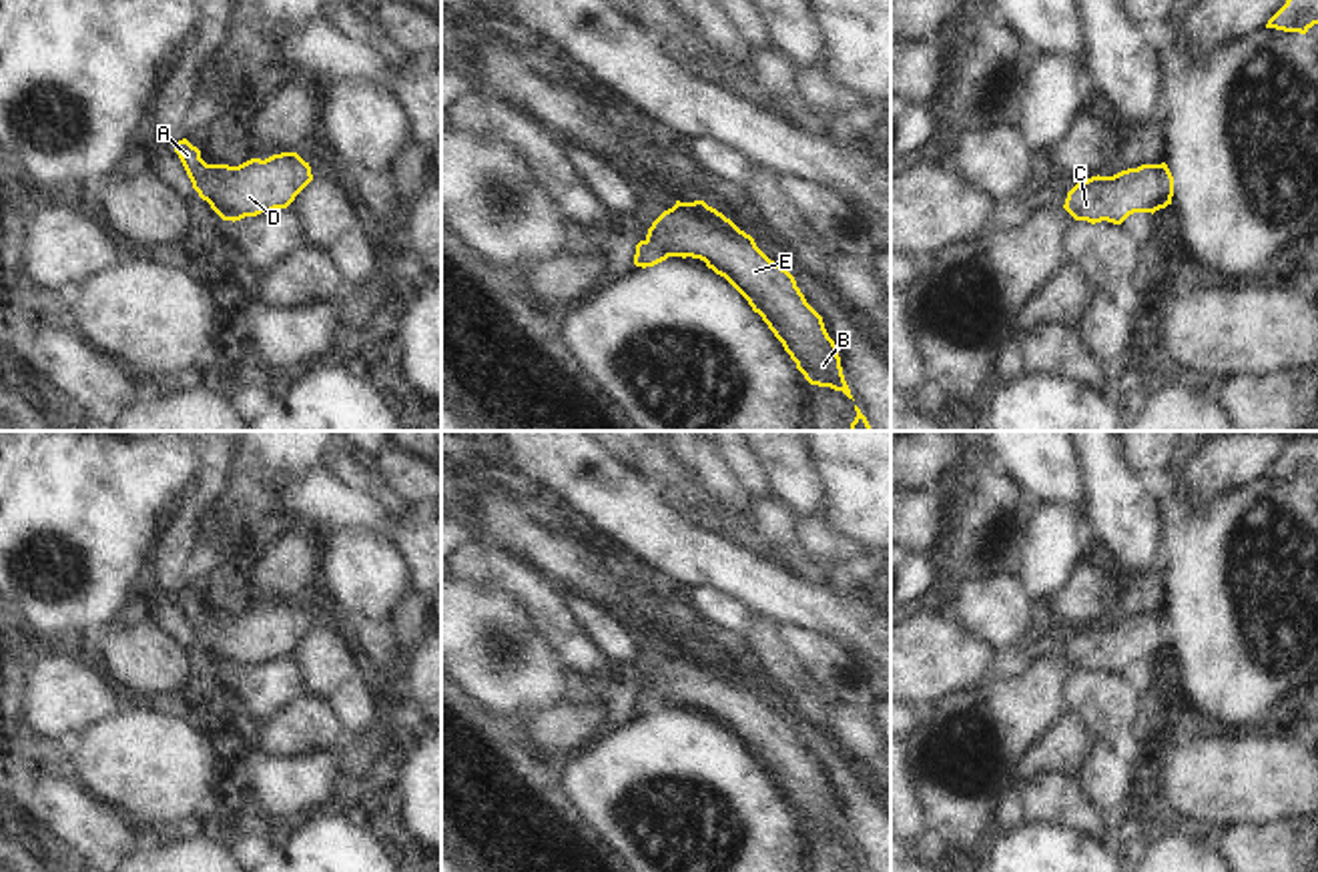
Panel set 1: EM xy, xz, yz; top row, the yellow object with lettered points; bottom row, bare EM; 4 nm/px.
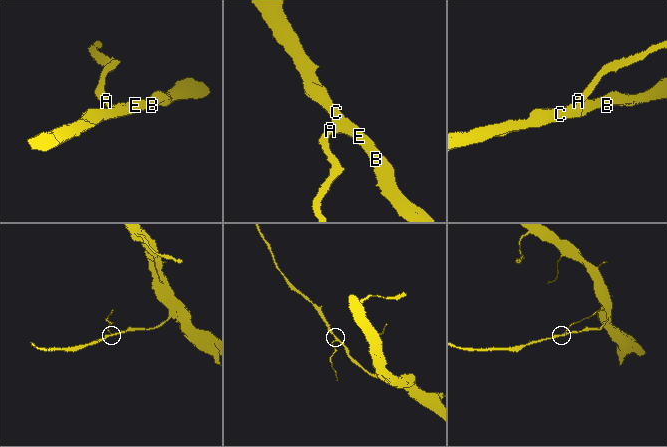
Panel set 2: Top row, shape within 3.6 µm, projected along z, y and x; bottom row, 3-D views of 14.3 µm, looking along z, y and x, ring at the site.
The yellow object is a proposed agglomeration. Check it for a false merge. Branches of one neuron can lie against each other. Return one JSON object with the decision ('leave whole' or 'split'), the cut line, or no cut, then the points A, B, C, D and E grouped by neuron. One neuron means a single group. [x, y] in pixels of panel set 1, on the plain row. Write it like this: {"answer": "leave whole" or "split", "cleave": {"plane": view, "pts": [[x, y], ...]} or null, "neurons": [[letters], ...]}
{"answer": "leave whole", "cleave": null, "neurons": [["A", "B", "C", "D", "E"]]}

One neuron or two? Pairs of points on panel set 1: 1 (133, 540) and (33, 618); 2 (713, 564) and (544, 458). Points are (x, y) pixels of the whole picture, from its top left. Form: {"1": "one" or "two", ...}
{"1": "one", "2": "one"}

